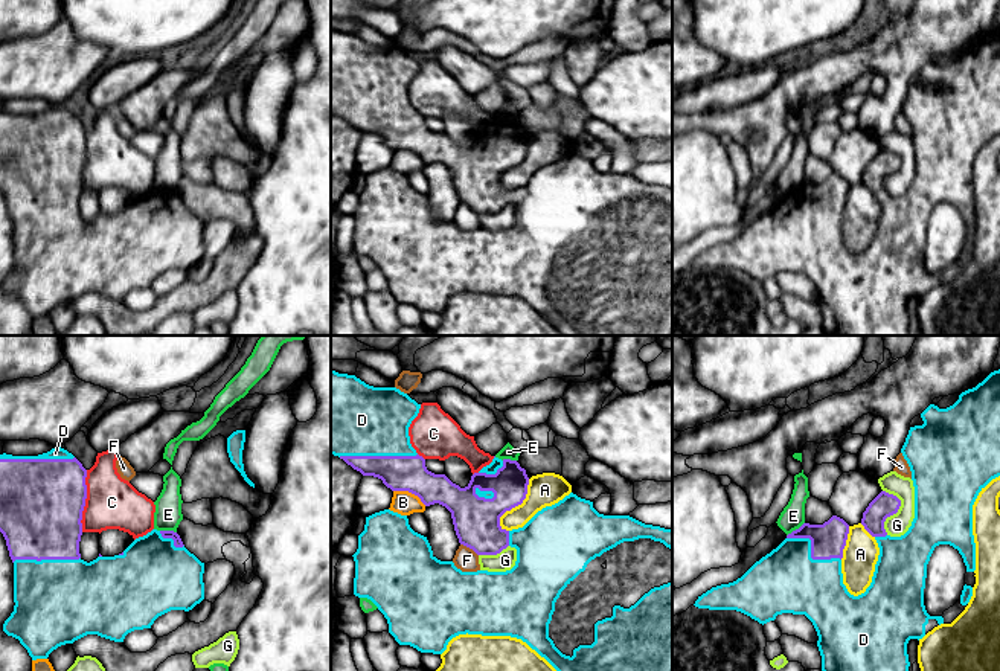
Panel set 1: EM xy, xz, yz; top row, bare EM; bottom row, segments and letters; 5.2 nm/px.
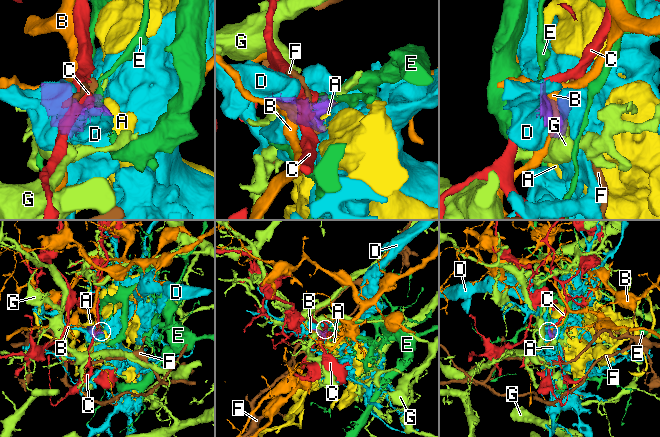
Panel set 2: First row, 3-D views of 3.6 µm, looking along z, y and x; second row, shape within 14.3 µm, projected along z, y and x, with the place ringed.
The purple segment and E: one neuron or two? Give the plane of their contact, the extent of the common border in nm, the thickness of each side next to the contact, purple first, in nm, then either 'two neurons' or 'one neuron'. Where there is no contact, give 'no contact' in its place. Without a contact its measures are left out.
yz | 120 nm | 190/130 nm | two neurons

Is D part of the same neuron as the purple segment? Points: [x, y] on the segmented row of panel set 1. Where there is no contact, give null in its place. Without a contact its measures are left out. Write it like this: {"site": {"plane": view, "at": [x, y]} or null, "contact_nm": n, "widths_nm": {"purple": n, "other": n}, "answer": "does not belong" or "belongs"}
{"site": {"plane": "xz", "at": [377, 456]}, "contact_nm": 420, "widths_nm": {"purple": 190, "other": 400}, "answer": "belongs"}

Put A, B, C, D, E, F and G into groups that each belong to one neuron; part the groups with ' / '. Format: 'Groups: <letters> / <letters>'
Groups: A / B / C / D / E / F / G

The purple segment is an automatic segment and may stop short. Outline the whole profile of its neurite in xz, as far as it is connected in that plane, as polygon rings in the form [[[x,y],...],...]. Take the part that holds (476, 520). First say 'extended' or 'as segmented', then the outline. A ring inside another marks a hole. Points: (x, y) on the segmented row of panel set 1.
extended; [[[331,369],[331,454],[363,476],[381,479],[392,491],[418,496],[425,506],[445,506],[459,543],[477,555],[497,555],[511,546],[517,549],[517,561],[506,572],[462,572],[453,561],[433,555],[427,537],[410,528],[407,515],[384,509],[366,517],[358,549],[352,555],[354,595],[378,607],[395,640],[421,653],[442,654],[459,634],[511,636],[526,642],[556,671],[672,671],[672,529],[645,525],[630,515],[599,514],[593,502],[570,493],[538,511],[523,528],[506,531],[500,526],[500,517],[526,499],[526,470],[517,461],[494,458],[471,476],[465,488],[445,474],[428,471],[409,436],[419,409],[421,404],[396,387],[373,387],[355,375]]]

